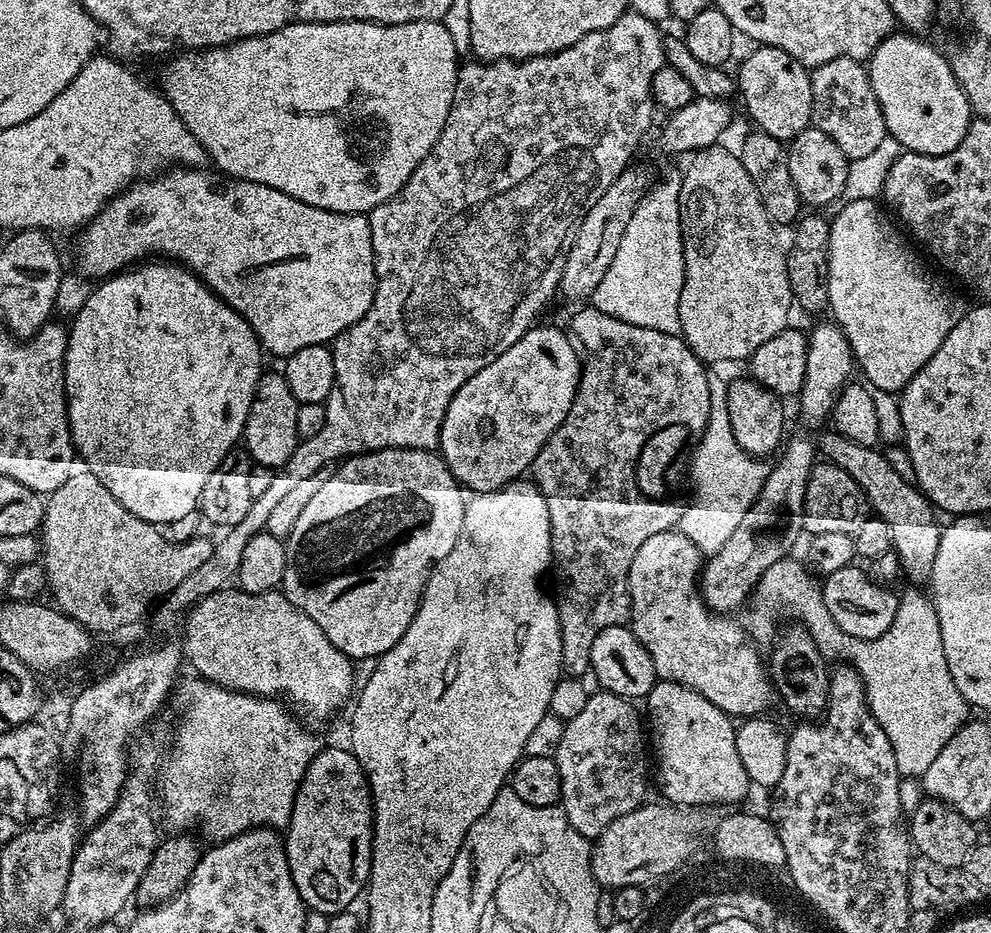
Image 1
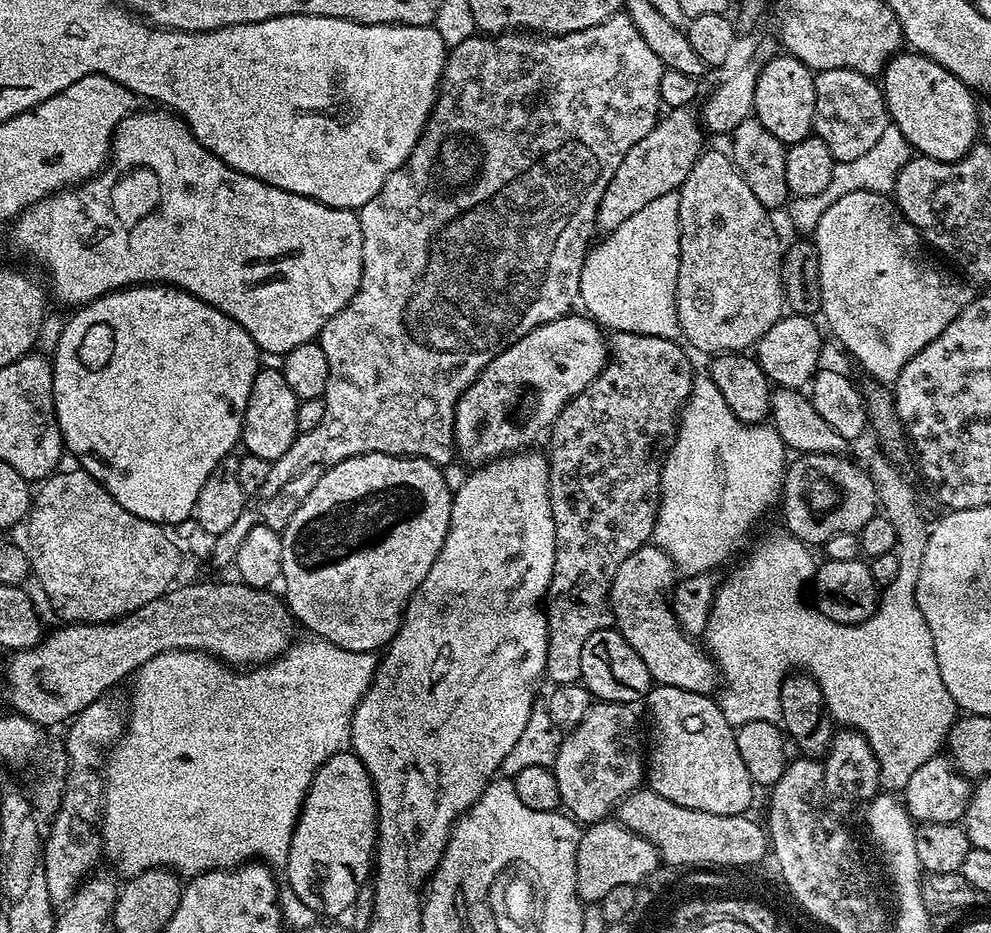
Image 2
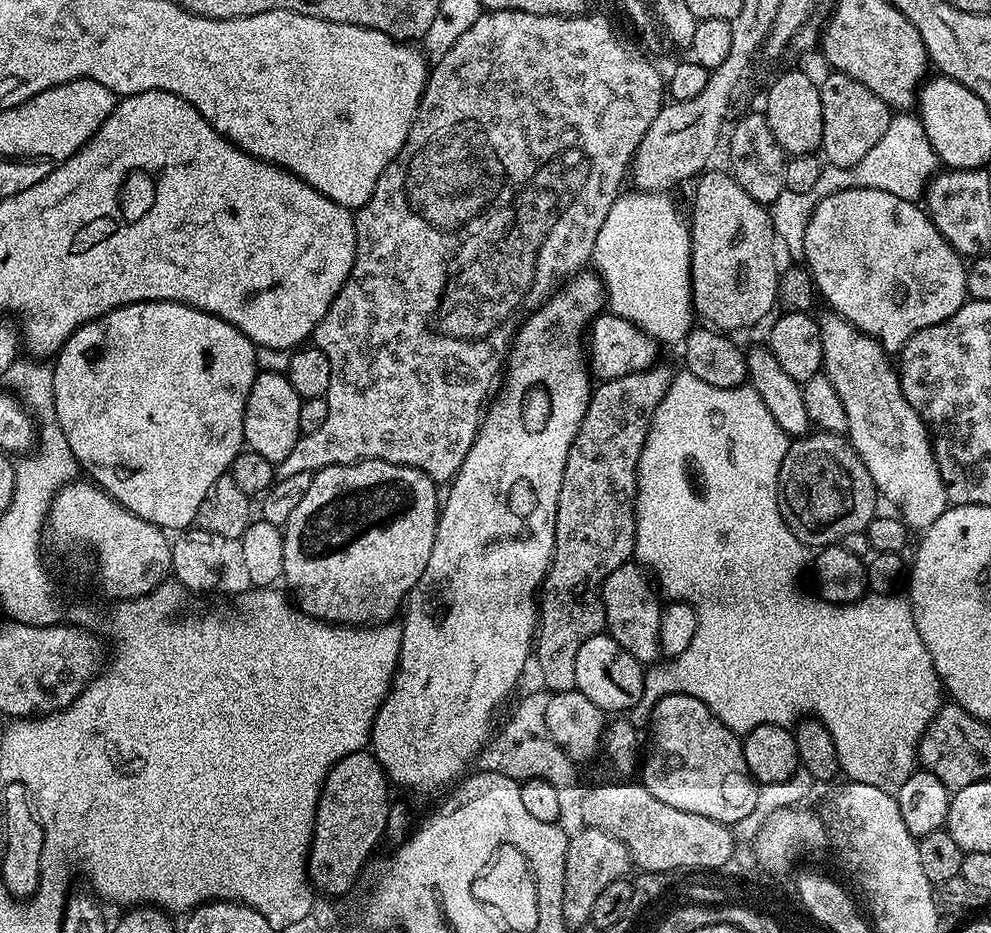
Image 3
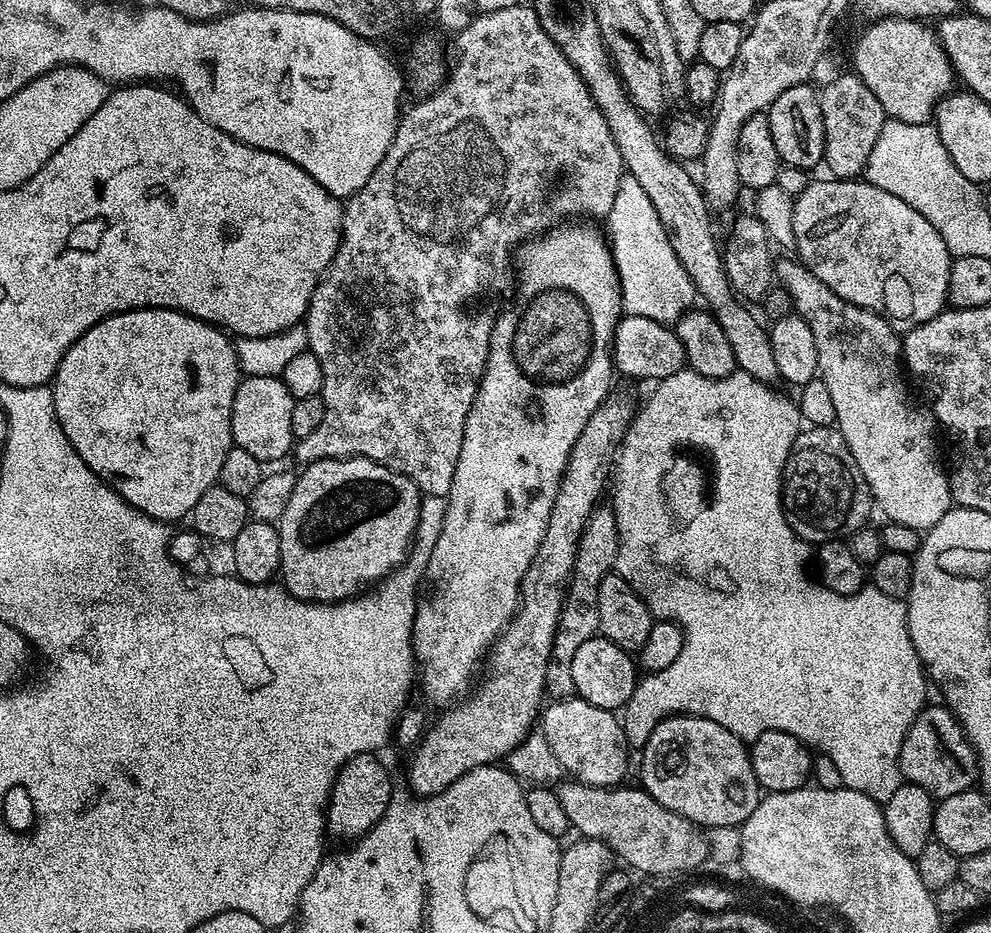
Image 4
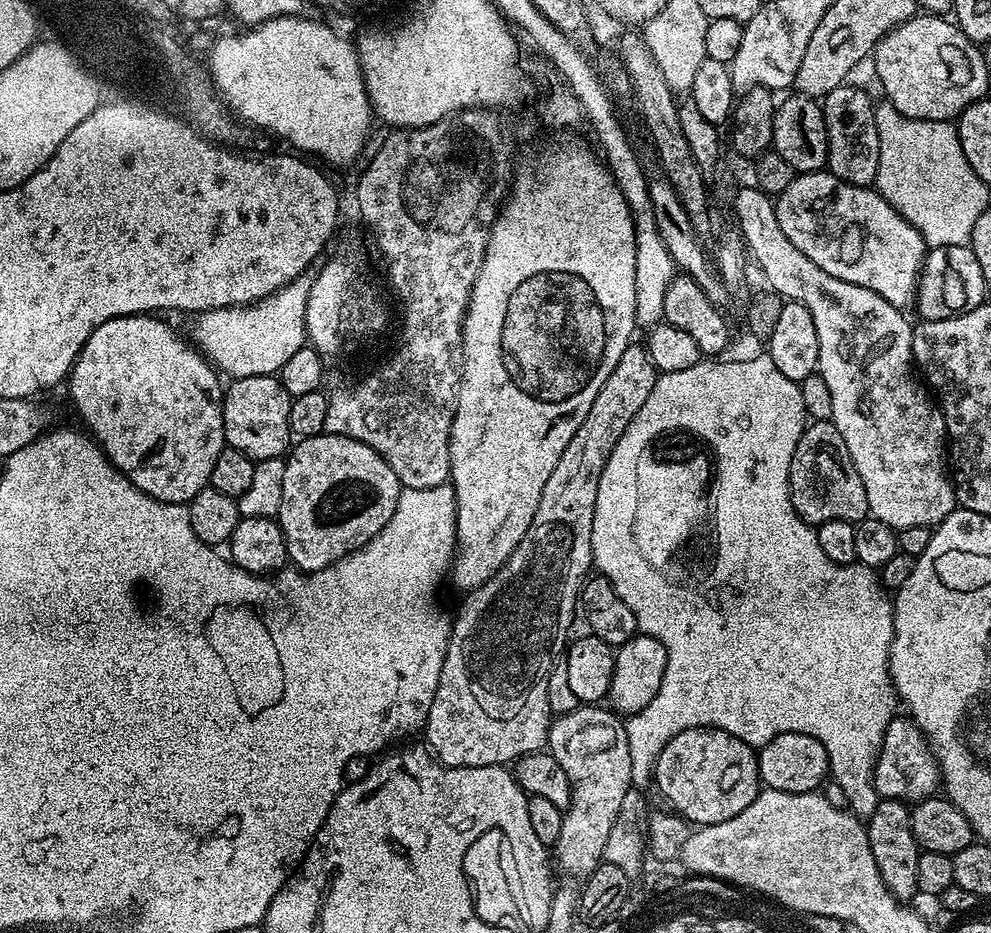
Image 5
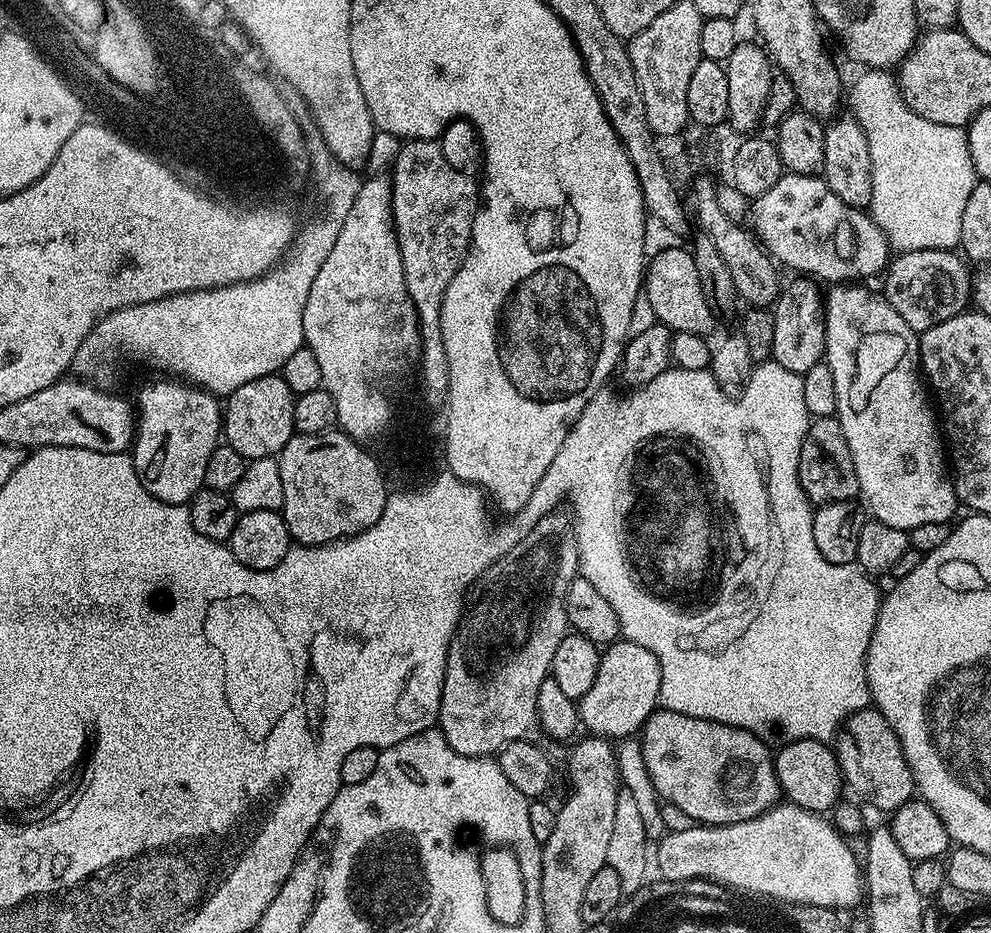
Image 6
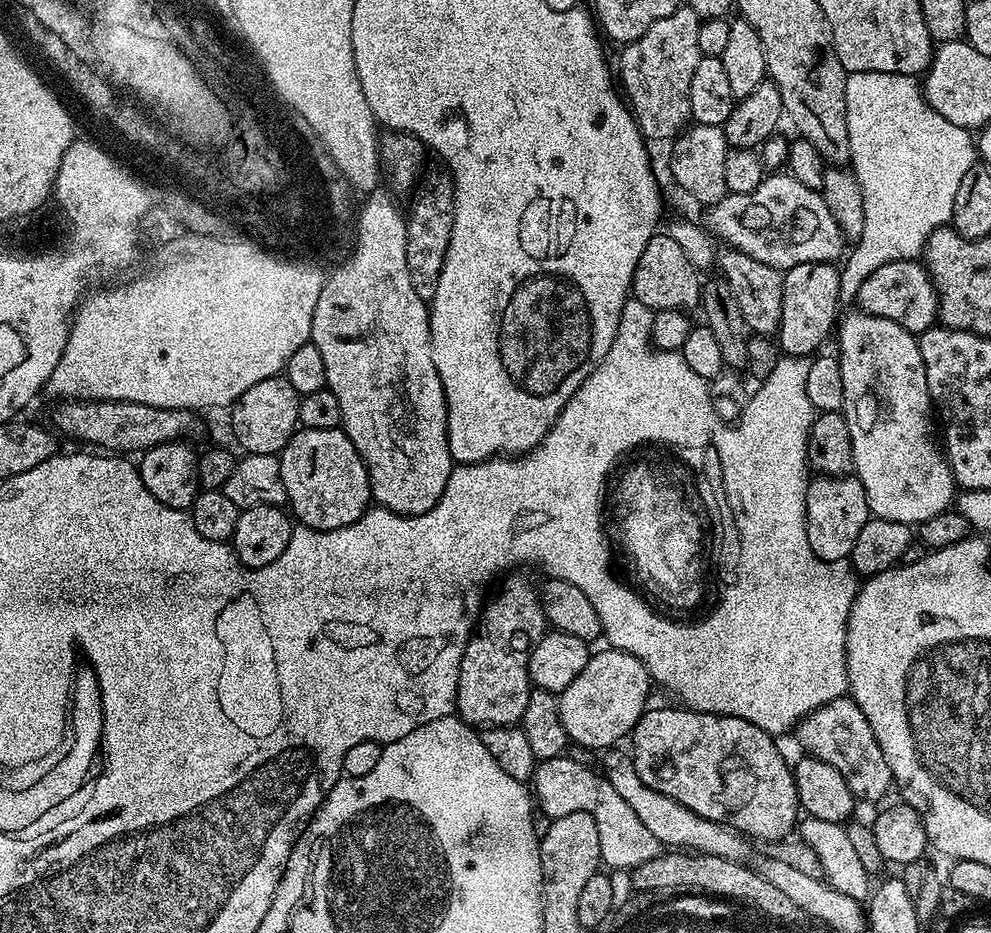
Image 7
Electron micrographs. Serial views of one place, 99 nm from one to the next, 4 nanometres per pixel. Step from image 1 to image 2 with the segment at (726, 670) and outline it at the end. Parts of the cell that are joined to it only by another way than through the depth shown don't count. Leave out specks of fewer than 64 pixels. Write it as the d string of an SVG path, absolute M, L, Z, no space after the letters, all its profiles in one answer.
M649 542L634 550L634 554L618 566L618 574L614 574L612 588L608 591L614 627L634 646L634 654L646 662L646 670L650 670L656 684L712 694L718 688L718 669L707 651L680 629L672 613L670 597L677 576L671 558L655 543Z

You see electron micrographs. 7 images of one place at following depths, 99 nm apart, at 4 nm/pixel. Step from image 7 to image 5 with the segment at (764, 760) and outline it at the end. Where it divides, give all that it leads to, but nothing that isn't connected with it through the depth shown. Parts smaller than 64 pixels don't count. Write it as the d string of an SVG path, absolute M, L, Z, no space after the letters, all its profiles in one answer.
M691 728L690 730L682 730L678 734L674 734L674 738L670 738L670 742L666 742L662 754L658 754L656 771L654 773L654 784L655 787L660 787L661 794L680 811L677 813L683 819L696 826L717 824L718 822L726 822L726 818L734 818L734 814L742 814L742 810L746 810L746 806L750 806L750 802L754 802L754 798L762 791L762 785L760 783L760 762L752 745L742 742L738 738L734 738L728 732L723 732L717 728Z

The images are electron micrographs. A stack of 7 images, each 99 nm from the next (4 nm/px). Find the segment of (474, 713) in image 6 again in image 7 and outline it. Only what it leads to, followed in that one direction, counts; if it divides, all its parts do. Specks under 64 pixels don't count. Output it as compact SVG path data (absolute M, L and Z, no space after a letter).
M520 570L513 571L499 581L501 584L496 597L493 600L491 597L485 603L480 619L472 629L472 637L469 638L466 650L462 654L462 662L458 670L455 711L465 724L477 730L519 725L526 714L526 702L533 691L528 678L528 659L532 648L546 631L546 621L537 585L532 585L531 578L523 576L522 573L523 571Z

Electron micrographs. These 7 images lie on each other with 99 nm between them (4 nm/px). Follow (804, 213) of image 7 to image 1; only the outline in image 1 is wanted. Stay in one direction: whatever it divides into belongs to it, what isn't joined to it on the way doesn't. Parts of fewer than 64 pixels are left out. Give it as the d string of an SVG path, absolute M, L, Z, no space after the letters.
M850 200L836 217L831 217L828 239L828 308L832 312L831 319L852 347L859 371L860 368L864 371L863 379L873 389L881 388L884 392L899 394L908 385L910 378L914 378L914 374L918 374L918 370L922 370L922 366L934 358L934 350L946 342L946 334L950 334L950 330L960 321L962 312L956 309L955 298L924 269L923 262L916 257L917 249L909 243L905 233L896 232L897 225L893 217L878 205L876 200Z

